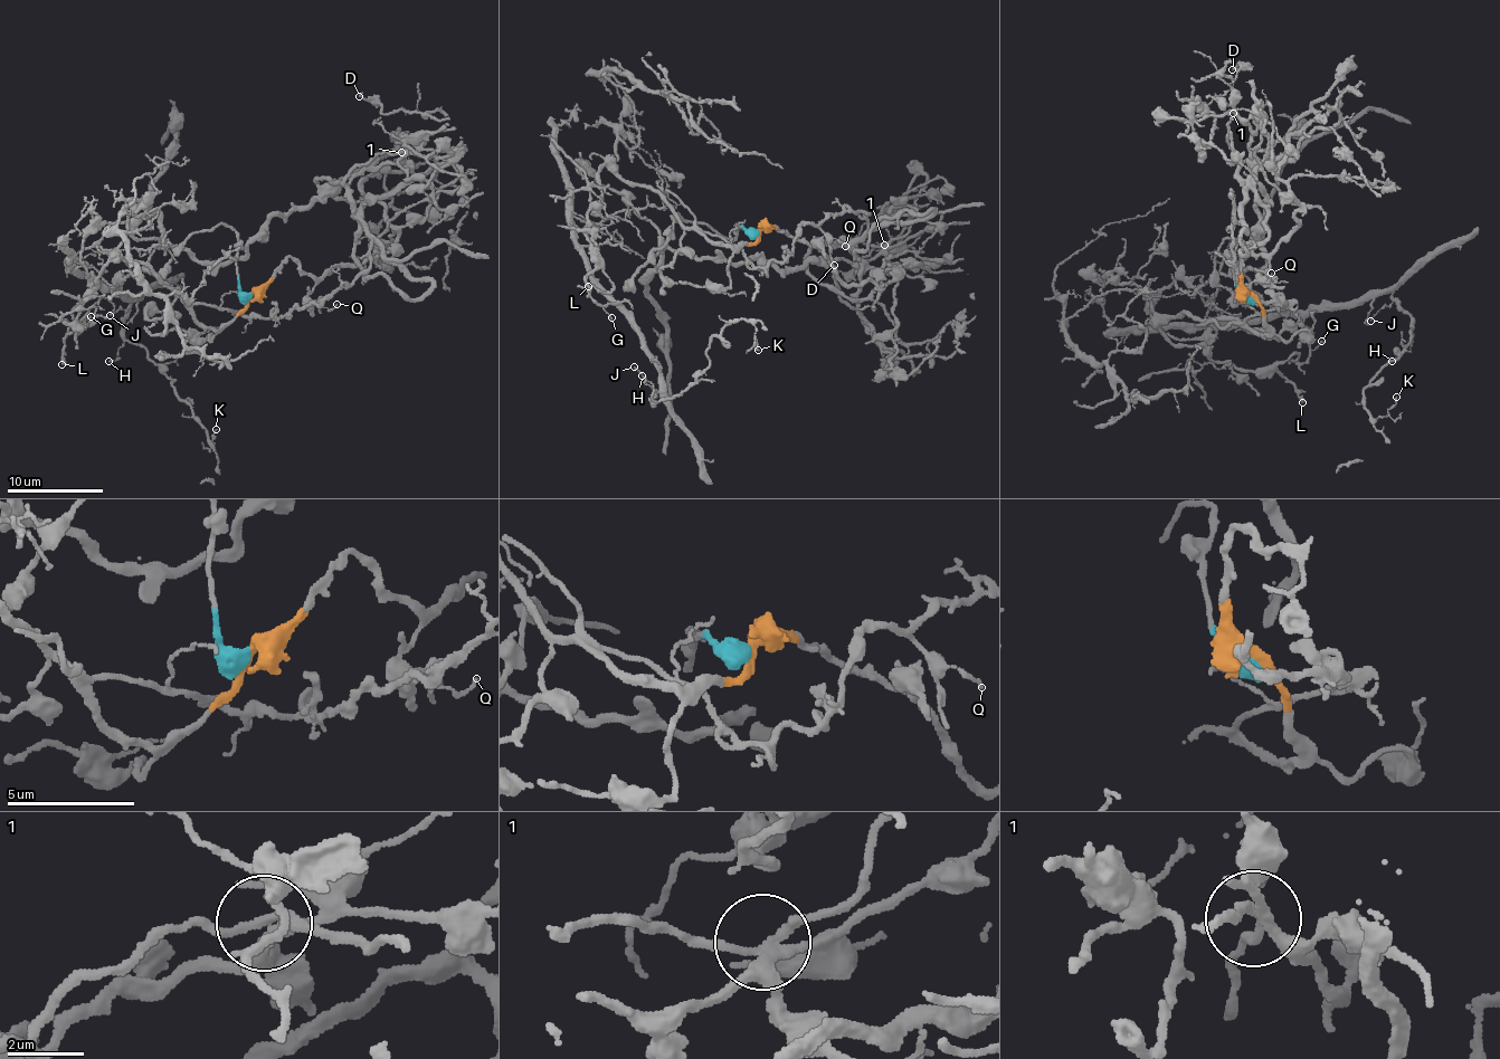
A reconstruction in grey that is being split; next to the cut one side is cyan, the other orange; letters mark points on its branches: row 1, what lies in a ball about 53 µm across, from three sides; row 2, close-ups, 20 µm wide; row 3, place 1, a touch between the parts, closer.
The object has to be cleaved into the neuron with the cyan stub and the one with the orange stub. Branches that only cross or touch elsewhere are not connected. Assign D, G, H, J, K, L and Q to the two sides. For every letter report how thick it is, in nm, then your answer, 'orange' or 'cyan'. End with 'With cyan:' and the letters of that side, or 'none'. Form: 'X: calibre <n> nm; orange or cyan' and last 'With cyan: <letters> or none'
D: calibre 140 nm; orange
G: calibre 110 nm; cyan
H: calibre 100 nm; cyan
J: calibre 100 nm; cyan
K: calibre 100 nm; cyan
L: calibre 200 nm; orange
Q: calibre 100 nm; orange
With cyan: G, H, J, K

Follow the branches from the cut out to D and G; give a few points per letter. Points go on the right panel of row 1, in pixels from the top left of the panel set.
D: (1251, 294), (1243, 247), (1269, 263), (1243, 286), (1234, 267), (1234, 117), (1168, 115), (1189, 124), (1232, 70)
G: (1251, 294), (1227, 238), (1214, 275), (1250, 298), (1223, 275), (1206, 305), (1322, 340)

